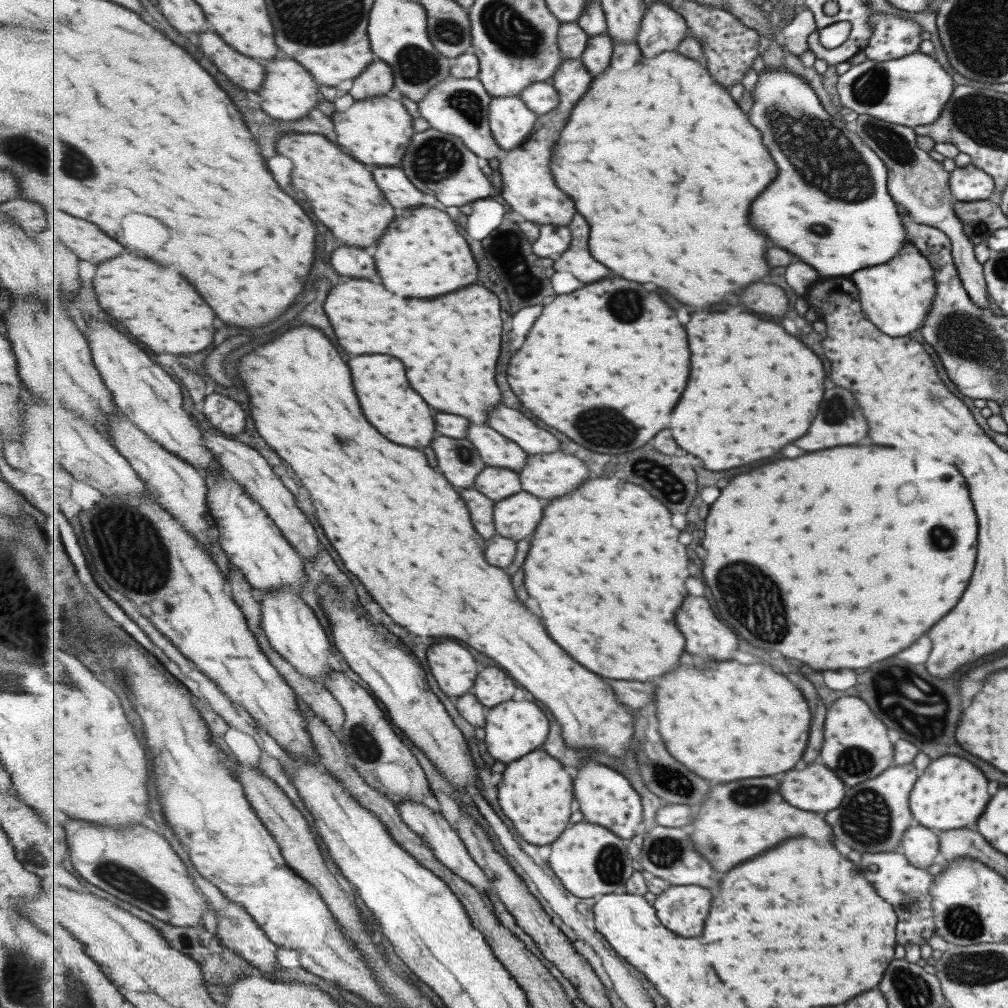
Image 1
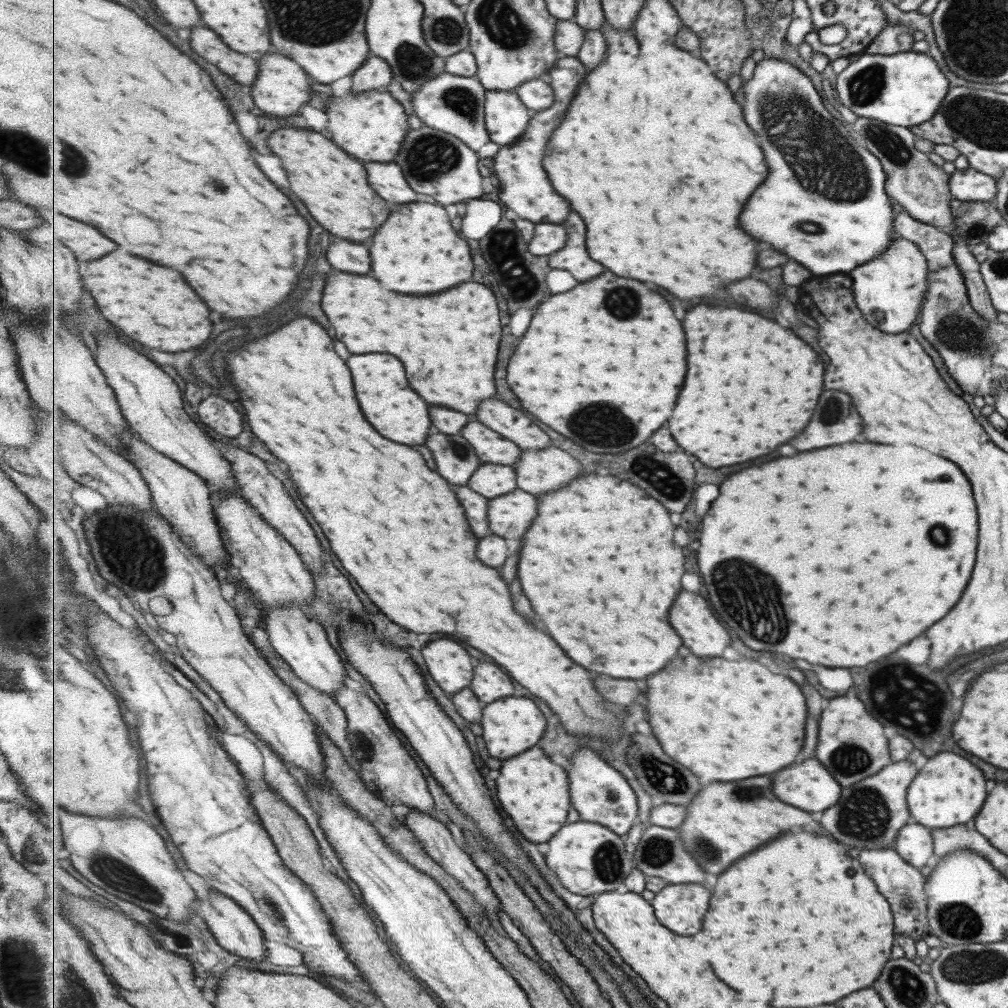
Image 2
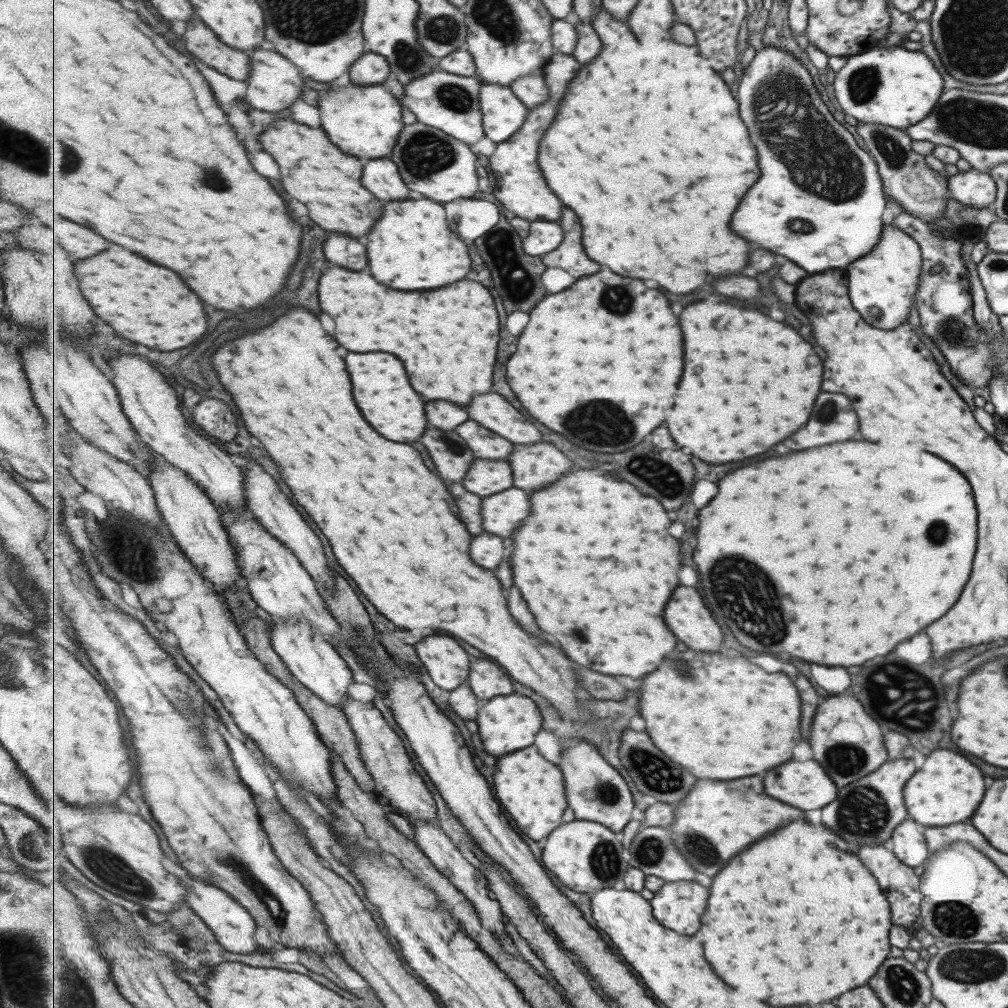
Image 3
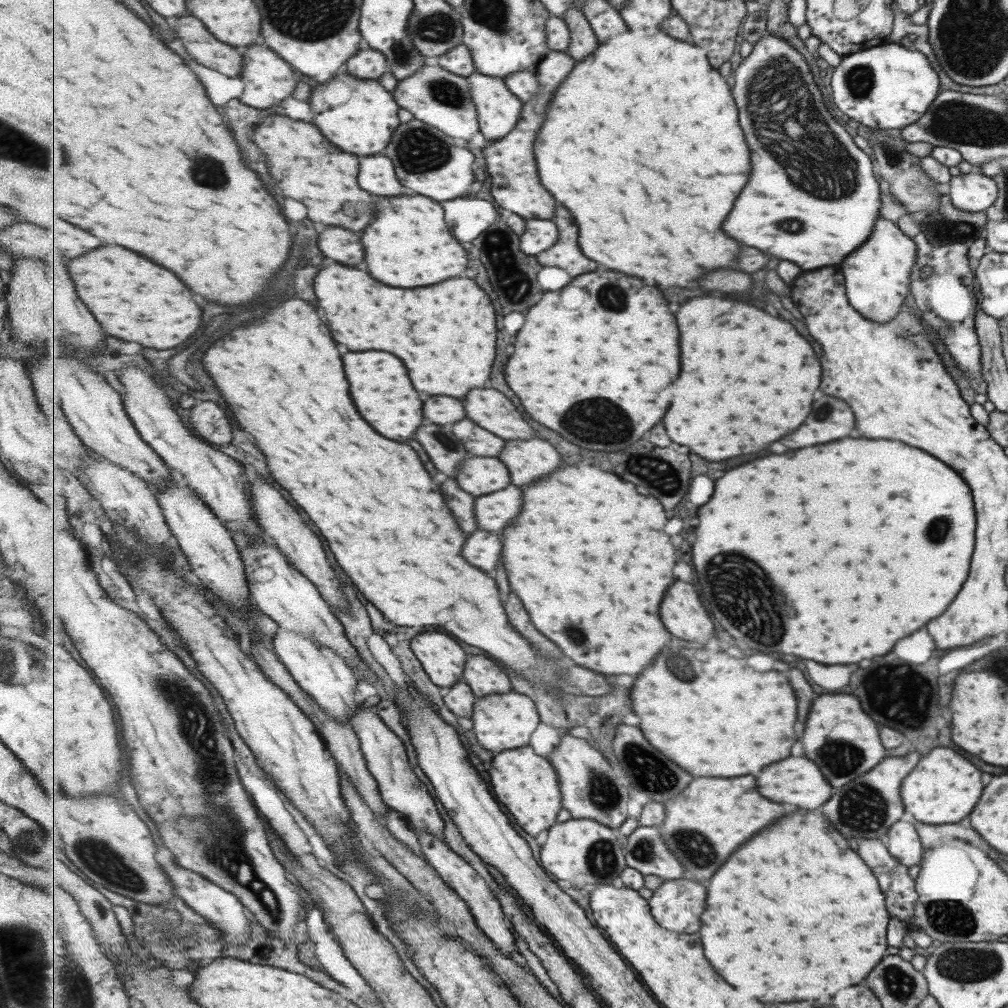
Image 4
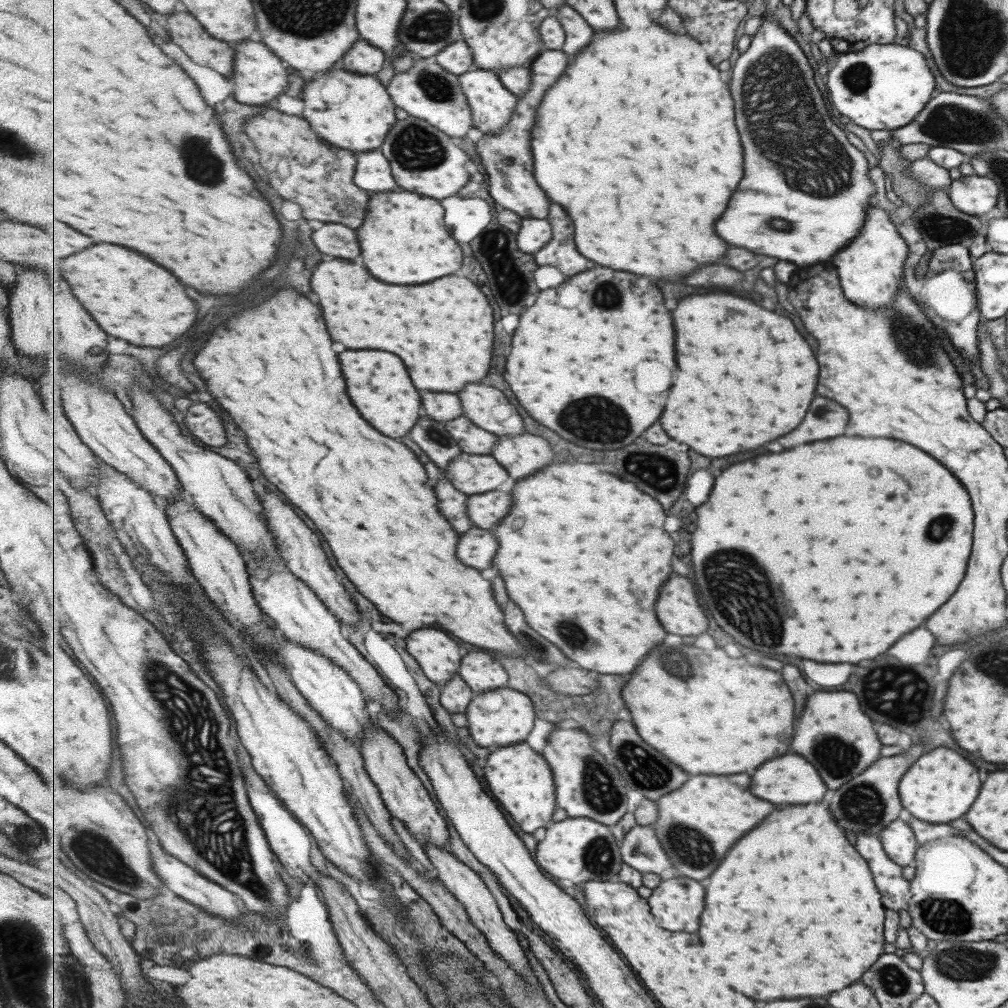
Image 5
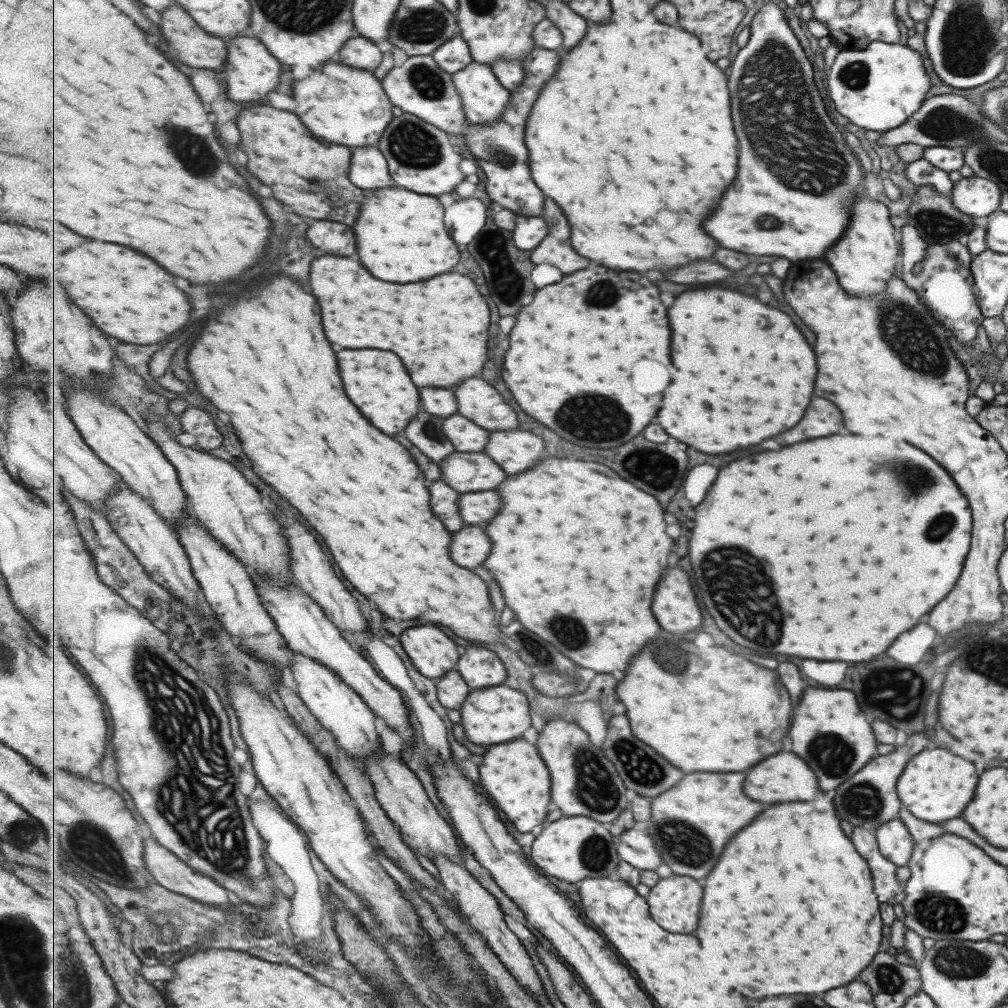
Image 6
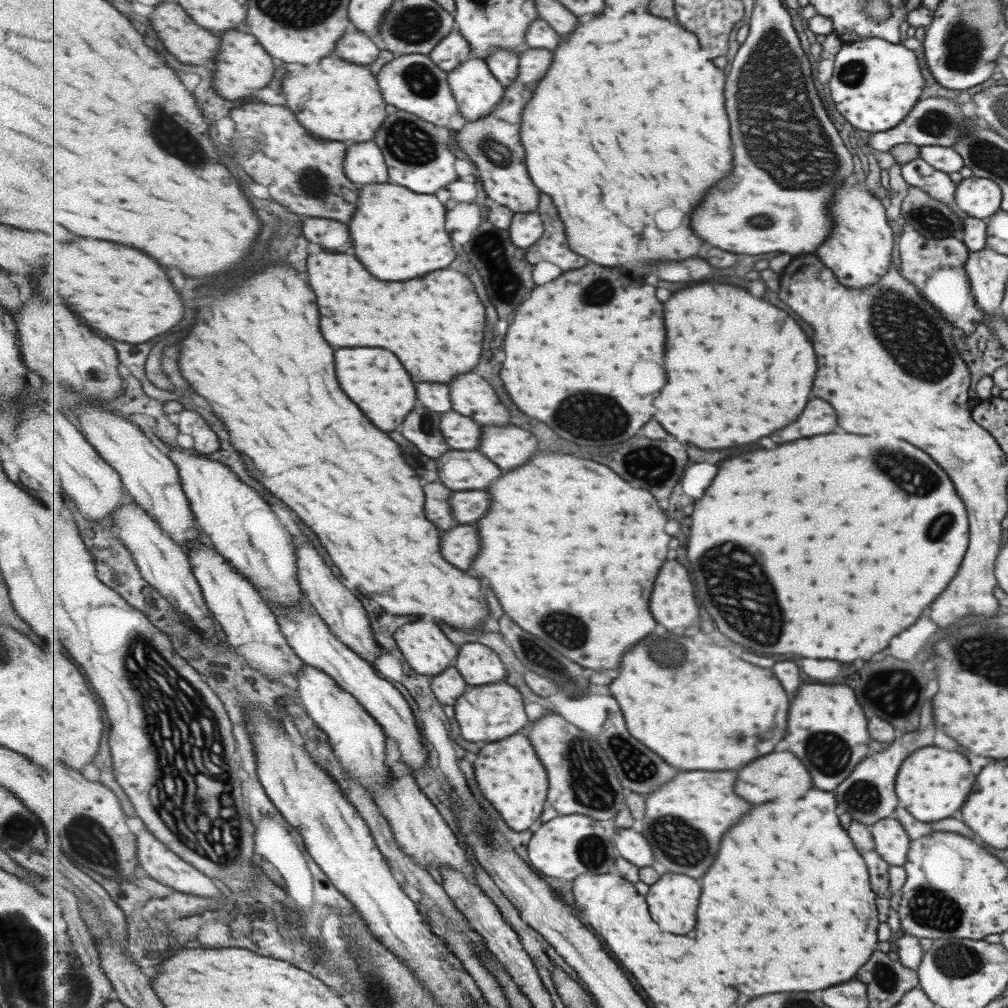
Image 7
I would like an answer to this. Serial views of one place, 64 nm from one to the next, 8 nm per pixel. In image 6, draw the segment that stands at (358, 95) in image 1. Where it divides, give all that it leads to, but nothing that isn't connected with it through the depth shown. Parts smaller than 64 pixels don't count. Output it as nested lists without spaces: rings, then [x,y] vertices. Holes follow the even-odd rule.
[[[356,35],[347,45],[343,46],[339,60],[345,66],[355,66],[361,70],[377,70],[379,64],[383,62],[383,52],[379,50],[377,43],[364,35]]]

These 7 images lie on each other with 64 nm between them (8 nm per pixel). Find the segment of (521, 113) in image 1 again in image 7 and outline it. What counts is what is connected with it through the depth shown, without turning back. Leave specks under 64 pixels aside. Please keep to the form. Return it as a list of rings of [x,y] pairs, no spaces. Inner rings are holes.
[[[471,58],[448,74],[461,115],[467,121],[494,113],[506,96],[506,87],[491,72],[486,59]]]

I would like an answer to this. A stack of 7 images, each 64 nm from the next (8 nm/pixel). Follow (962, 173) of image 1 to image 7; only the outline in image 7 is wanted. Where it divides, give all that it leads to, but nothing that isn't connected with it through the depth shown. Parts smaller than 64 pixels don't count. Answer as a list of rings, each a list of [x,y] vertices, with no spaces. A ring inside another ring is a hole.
[[[972,174],[956,184],[953,202],[961,214],[985,220],[1002,207],[1003,198],[995,182]]]

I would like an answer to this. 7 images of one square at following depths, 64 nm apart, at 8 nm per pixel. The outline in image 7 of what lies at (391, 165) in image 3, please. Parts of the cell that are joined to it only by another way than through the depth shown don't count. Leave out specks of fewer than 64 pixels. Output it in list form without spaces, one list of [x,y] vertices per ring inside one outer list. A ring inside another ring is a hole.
[[[376,141],[349,144],[346,156],[347,176],[360,186],[391,182],[389,166]]]

